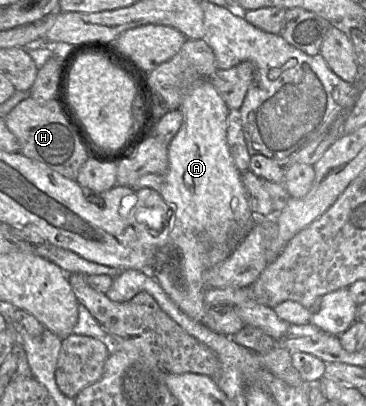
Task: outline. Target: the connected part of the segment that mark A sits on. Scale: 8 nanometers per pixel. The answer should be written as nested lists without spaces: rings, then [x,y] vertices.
[[[202,78],[199,79],[198,81],[196,81],[195,83],[193,83],[190,88],[187,90],[187,92],[185,93],[182,103],[180,105],[180,111],[182,113],[182,117],[183,117],[183,121],[182,121],[182,125],[179,129],[179,131],[177,132],[177,134],[172,138],[172,140],[170,141],[170,143],[168,144],[168,170],[166,173],[164,174],[146,174],[144,176],[142,176],[141,178],[139,178],[133,186],[127,186],[127,187],[131,187],[133,189],[141,189],[143,187],[147,187],[147,188],[151,188],[155,191],[157,191],[161,197],[163,198],[163,200],[169,205],[170,209],[171,209],[171,229],[168,235],[168,238],[166,240],[166,242],[157,249],[156,253],[155,253],[155,257],[154,257],[154,262],[153,262],[153,266],[151,268],[151,275],[153,276],[154,279],[156,279],[156,281],[161,285],[161,287],[163,288],[163,290],[166,292],[166,294],[170,297],[170,299],[191,319],[195,320],[195,321],[199,321],[199,322],[203,322],[204,316],[206,314],[206,311],[208,309],[208,307],[205,305],[204,302],[204,293],[205,293],[205,286],[204,286],[204,274],[205,272],[217,265],[218,263],[222,262],[224,259],[226,259],[231,253],[232,251],[240,244],[240,242],[246,237],[246,235],[248,235],[248,233],[252,230],[252,228],[254,227],[256,220],[257,220],[257,216],[253,213],[247,195],[246,195],[246,190],[244,187],[244,184],[242,182],[242,172],[238,169],[238,167],[235,164],[235,161],[231,155],[229,146],[228,146],[228,142],[227,142],[227,128],[228,128],[228,114],[229,114],[229,108],[226,105],[226,103],[224,102],[224,100],[221,98],[221,96],[219,95],[219,93],[217,92],[217,90],[215,89],[215,87],[213,86],[211,80],[206,79],[206,78]]]

